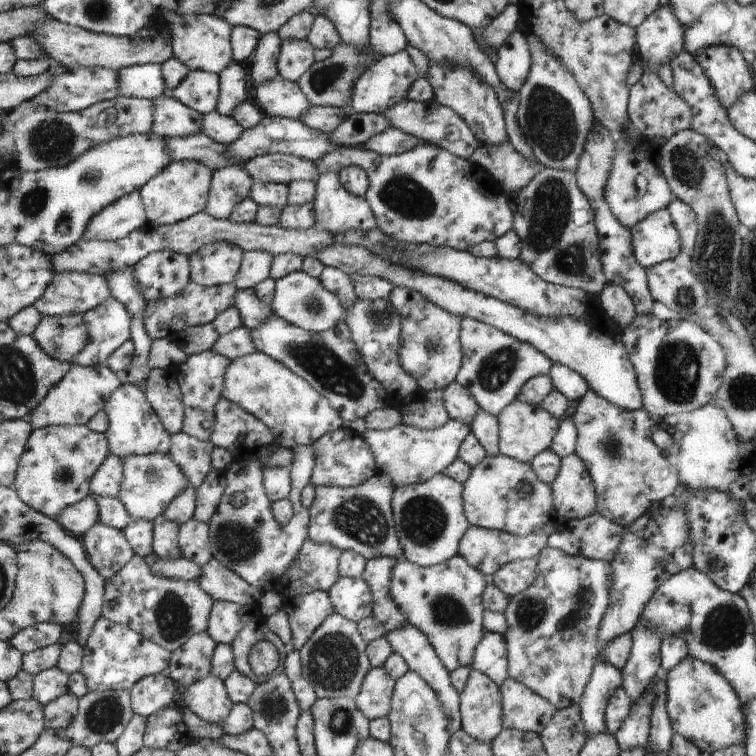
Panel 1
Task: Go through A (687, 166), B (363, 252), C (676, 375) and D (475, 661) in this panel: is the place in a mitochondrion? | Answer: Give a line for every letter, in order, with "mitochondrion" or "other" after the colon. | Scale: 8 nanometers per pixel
A: mitochondrion
B: other
C: mitochondrion
D: other

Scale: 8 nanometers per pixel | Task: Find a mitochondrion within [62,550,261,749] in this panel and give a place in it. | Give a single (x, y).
(173, 618)

